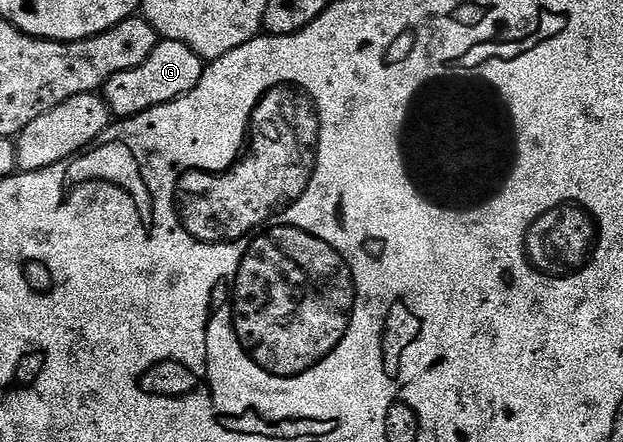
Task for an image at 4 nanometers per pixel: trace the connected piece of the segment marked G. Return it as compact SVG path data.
M159 40L158 46L140 63L140 67L132 67L132 71L120 71L107 79L100 90L100 96L106 102L115 118L135 117L152 107L160 107L178 97L188 95L200 83L204 62L192 47L175 41Z

